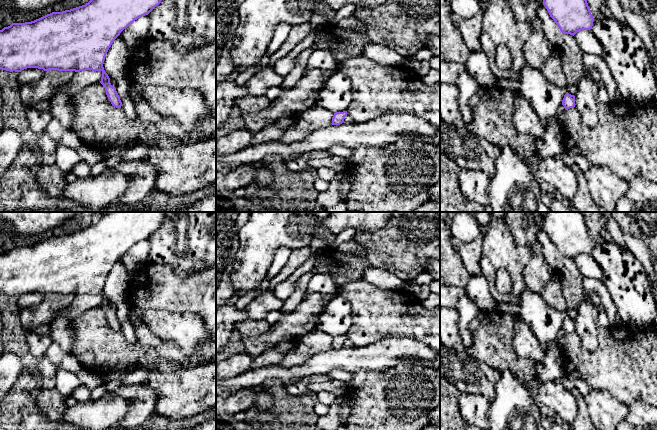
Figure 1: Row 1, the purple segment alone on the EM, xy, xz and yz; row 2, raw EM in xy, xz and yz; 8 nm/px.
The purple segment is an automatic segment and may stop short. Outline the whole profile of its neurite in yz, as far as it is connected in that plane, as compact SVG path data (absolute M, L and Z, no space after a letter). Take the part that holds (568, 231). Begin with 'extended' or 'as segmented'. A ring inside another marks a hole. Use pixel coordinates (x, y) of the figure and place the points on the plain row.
as segmented | M548 212L543 229L563 258L592 253L594 242L580 212Z

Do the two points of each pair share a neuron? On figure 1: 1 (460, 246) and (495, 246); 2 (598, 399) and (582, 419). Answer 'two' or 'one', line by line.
1: two
2: two

